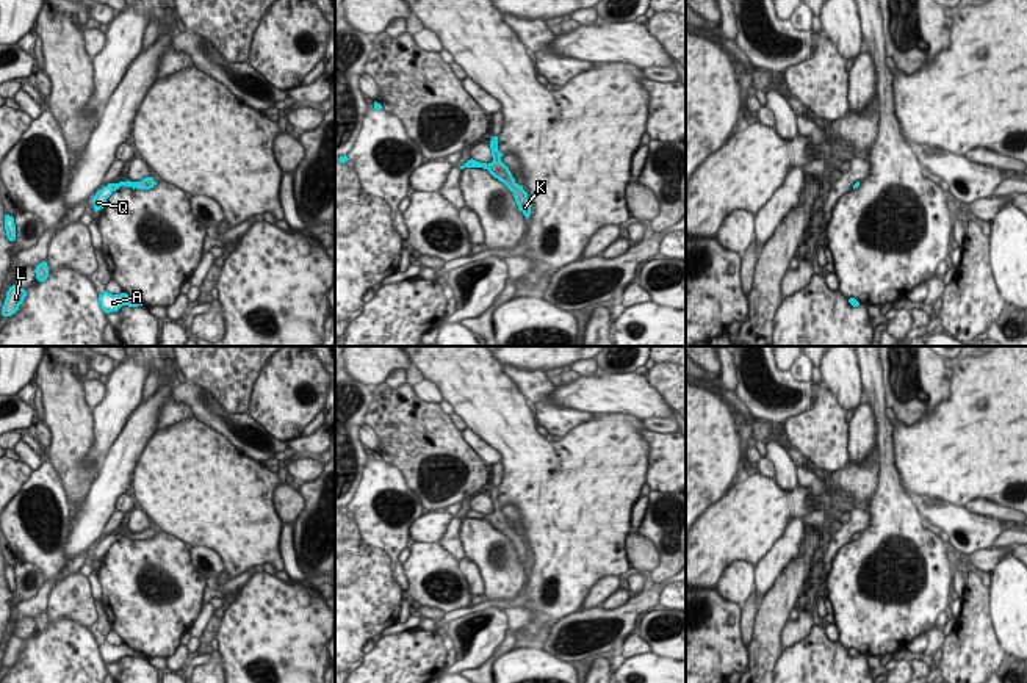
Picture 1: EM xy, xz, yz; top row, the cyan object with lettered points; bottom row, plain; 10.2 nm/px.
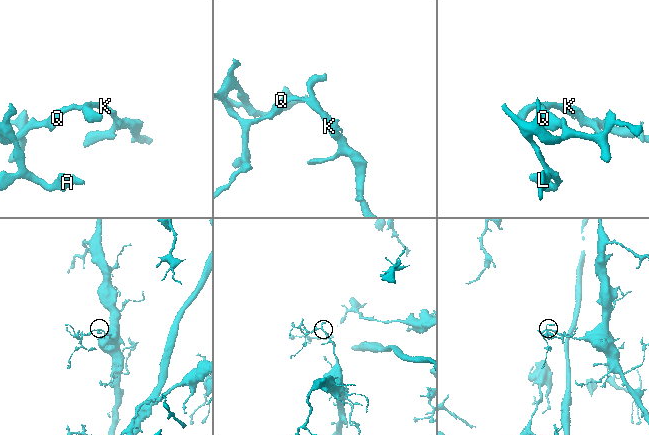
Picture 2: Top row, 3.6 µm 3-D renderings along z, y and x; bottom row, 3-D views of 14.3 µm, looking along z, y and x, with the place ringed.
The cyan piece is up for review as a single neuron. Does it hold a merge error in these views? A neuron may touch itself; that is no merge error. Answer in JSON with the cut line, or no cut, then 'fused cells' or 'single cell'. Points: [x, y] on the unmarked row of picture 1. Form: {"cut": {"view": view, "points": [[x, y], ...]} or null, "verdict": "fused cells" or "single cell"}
{"cut": null, "verdict": "single cell"}

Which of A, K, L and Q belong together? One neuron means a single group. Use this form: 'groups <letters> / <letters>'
groups A K L Q

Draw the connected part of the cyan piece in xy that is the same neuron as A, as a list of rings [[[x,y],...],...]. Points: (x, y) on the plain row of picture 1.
[[[108,642],[99,645],[99,655],[105,664],[117,663],[122,656],[128,658],[142,656],[141,652],[133,650],[127,644],[111,645]]]

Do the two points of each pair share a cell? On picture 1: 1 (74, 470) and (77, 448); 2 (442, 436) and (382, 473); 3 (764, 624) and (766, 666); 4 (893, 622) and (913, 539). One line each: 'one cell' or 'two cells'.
1: one cell
2: two cells
3: one cell
4: one cell

